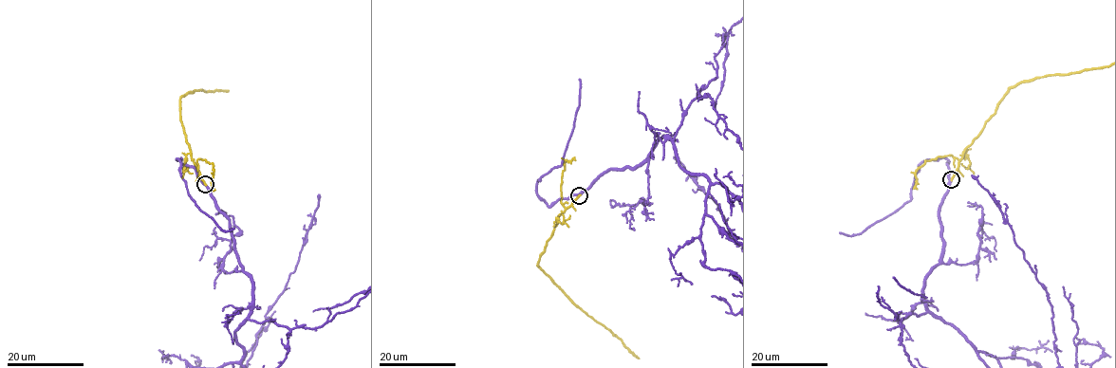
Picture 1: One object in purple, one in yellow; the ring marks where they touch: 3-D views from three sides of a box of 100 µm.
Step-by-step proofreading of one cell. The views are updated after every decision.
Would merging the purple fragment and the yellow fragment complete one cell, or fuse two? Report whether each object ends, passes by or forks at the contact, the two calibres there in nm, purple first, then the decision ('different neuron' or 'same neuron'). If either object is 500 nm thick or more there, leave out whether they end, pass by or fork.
purple passes by; yellow ends; calibres 340 and 280 nm; same neuron

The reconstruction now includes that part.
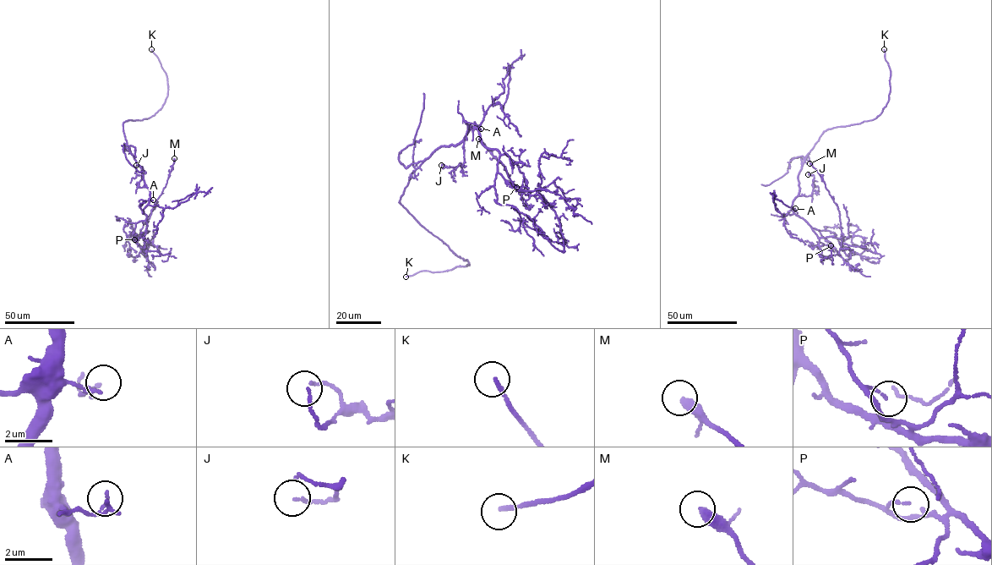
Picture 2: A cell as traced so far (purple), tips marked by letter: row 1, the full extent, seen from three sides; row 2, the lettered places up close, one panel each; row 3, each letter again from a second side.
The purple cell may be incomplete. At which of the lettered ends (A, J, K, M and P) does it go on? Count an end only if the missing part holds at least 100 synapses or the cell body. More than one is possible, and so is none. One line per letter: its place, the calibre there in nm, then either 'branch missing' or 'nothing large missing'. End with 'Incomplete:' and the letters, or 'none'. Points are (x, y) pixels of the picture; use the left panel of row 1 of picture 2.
A: place (153, 200); calibre 110 nm; nothing large missing
J: place (136, 165); calibre 120 nm; nothing large missing
K: place (151, 49); calibre 150 nm; branch missing
M: place (174, 158); calibre 400 nm; nothing large missing
P: place (134, 239); calibre 90 nm; nothing large missing
Incomplete: K

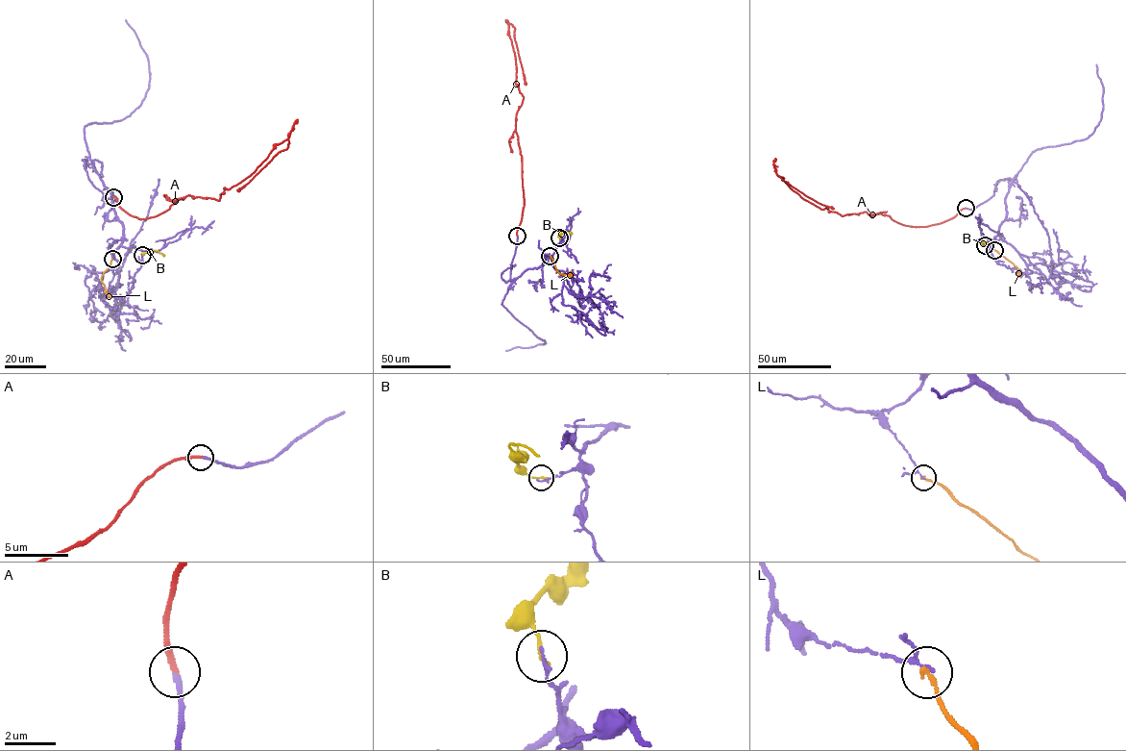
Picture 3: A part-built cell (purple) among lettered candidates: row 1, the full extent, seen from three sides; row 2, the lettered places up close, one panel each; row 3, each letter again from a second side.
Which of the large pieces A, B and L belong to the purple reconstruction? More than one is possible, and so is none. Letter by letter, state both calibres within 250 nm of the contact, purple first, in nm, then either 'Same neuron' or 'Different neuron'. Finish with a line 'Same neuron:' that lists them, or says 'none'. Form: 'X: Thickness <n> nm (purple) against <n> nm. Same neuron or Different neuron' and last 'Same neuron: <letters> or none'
A: Thickness 200 nm (purple) against 220 nm. Same neuron
B: Thickness 160 nm (purple) against 130 nm. Different neuron
L: Thickness 100 nm (purple) against 180 nm. Different neuron
Same neuron: A

